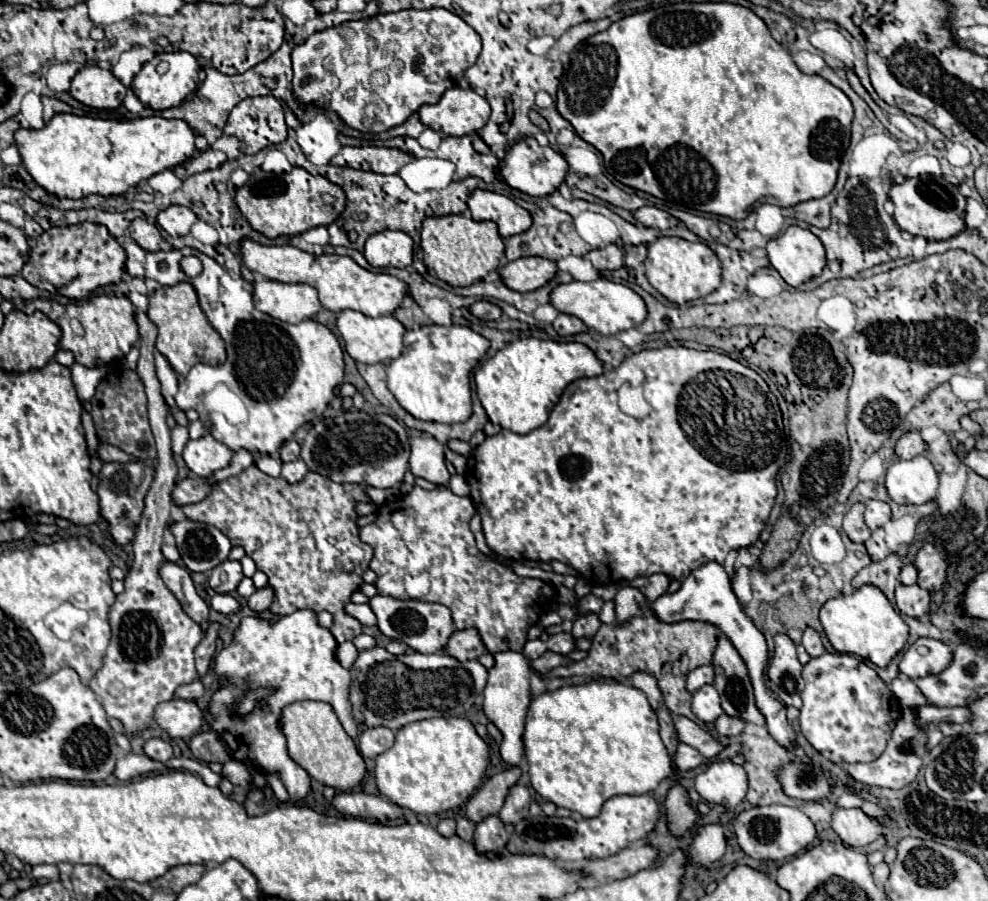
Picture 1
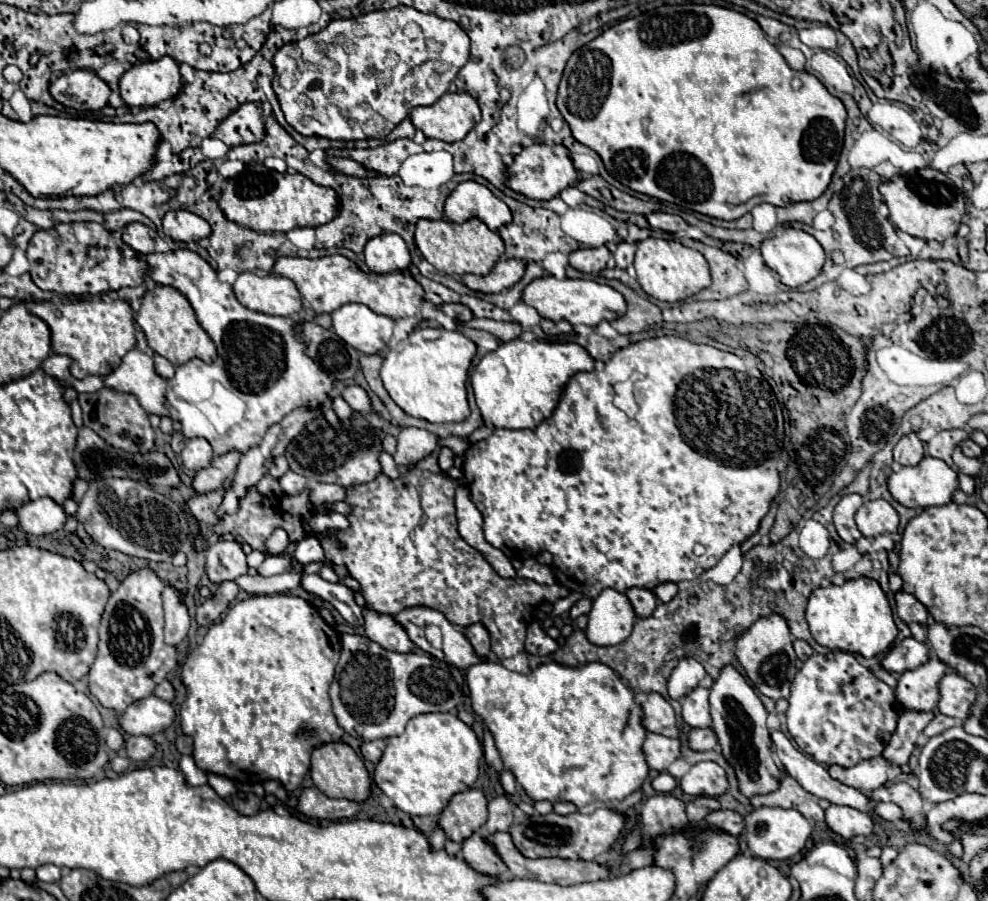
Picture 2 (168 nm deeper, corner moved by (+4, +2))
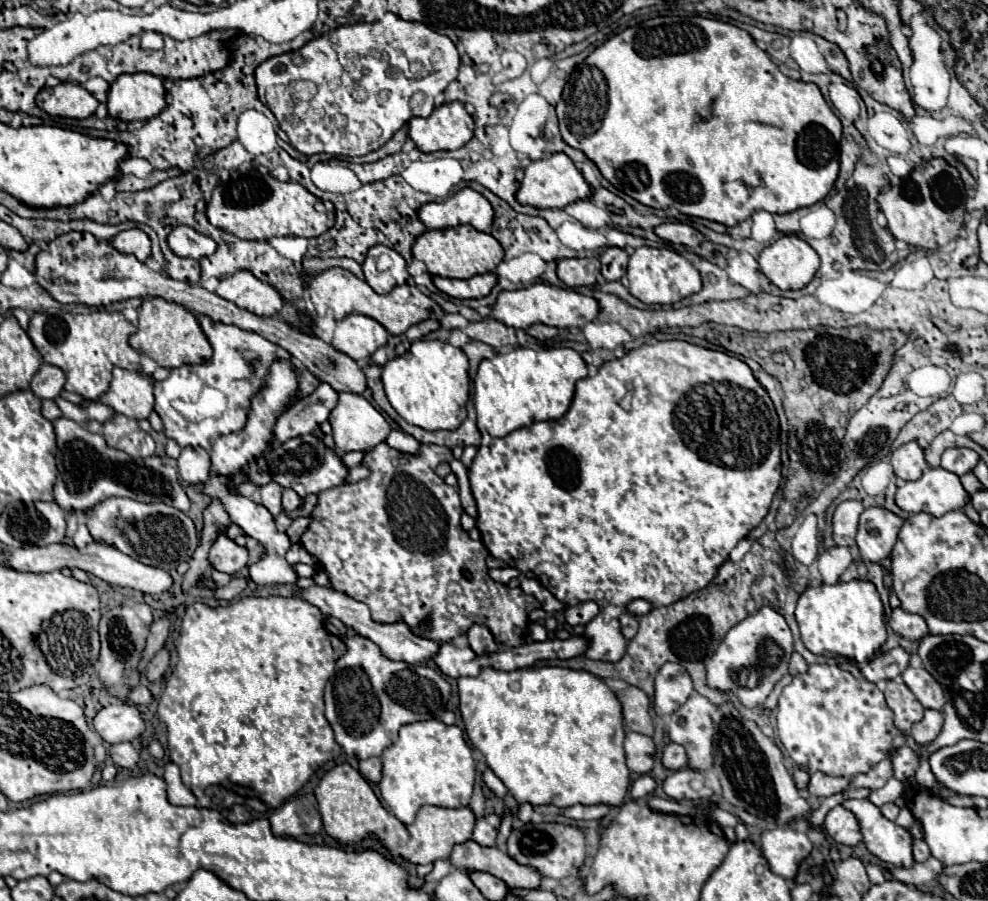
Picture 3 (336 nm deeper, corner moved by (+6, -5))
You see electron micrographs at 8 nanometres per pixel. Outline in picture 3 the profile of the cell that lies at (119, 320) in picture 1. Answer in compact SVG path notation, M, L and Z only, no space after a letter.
M37 312L31 316L27 334L43 360L47 364L59 366L65 372L65 390L95 402L101 394L107 392L111 382L111 370L115 366L143 374L139 362L141 354L133 350L127 342L135 330L137 328L129 320L125 320L121 312Z

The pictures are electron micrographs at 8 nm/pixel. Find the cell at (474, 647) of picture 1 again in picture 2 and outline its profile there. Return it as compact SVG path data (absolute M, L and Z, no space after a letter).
M481 623L469 625L469 627L465 629L465 637L467 637L469 643L473 645L475 655L487 657L487 653L489 653L489 633L487 633L487 629L485 629Z

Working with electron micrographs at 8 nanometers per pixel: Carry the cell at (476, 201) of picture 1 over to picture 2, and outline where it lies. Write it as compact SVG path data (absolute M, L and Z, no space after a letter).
M463 181L445 201L445 215L453 223L465 223L477 217L487 223L491 231L511 223L511 209L497 199L485 185L475 181Z

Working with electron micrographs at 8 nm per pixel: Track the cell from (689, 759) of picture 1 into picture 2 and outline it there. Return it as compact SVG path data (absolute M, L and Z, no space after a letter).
M647 733L643 751L647 755L647 763L651 769L665 771L673 761L681 757L681 743L679 739L669 739L657 733Z

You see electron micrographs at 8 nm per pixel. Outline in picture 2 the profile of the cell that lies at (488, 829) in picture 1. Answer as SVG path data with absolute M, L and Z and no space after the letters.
M481 833L471 835L469 839L463 841L463 859L479 873L485 875L495 875L495 877L507 877L507 865L503 859L499 859L499 853L491 843Z

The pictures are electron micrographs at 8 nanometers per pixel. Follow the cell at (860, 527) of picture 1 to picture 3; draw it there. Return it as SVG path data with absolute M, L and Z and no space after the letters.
M857 500L841 502L833 514L833 540L837 546L853 546L857 536L859 516L863 512L863 504Z

